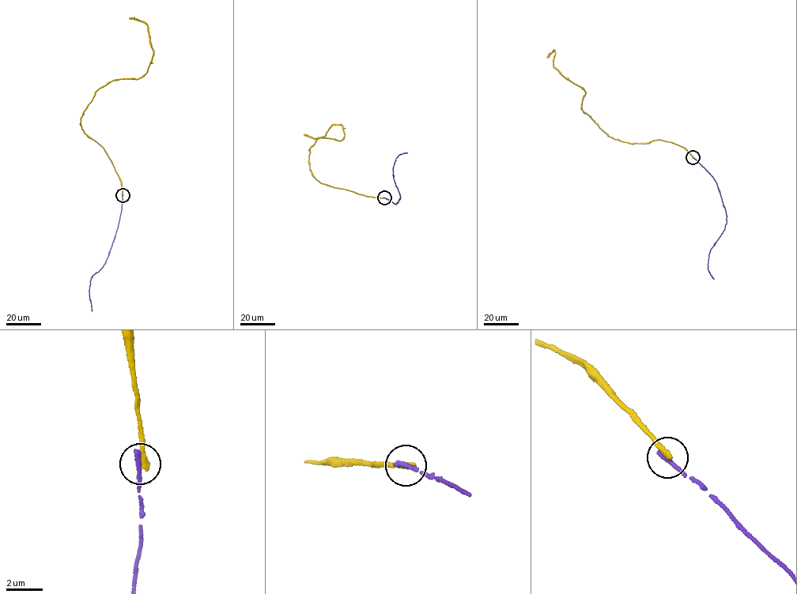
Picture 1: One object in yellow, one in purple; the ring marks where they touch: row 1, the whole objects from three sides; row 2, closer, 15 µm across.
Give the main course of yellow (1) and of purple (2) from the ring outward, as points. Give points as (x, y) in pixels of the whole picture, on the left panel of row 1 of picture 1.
1: (122, 195), (112, 163), (84, 133), (81, 118), (99, 88), (146, 72), (153, 51), (148, 26), (129, 18)
2: (122, 195), (118, 228), (109, 254), (102, 268), (91, 279), (88, 291), (92, 311)

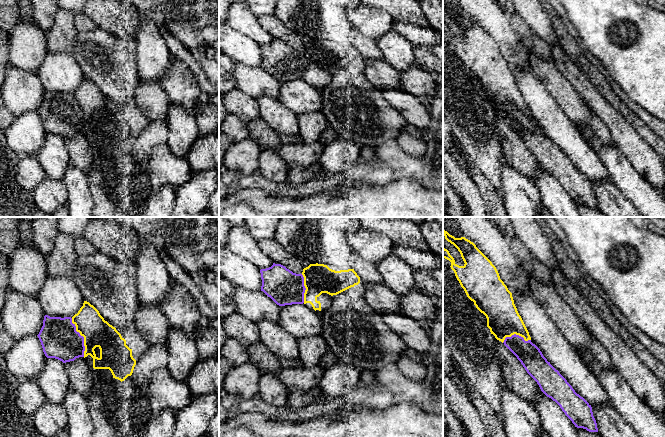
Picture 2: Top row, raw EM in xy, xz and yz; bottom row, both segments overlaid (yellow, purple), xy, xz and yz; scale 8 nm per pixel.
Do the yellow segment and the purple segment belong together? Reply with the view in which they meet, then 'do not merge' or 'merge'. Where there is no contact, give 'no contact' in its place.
xy | do not merge

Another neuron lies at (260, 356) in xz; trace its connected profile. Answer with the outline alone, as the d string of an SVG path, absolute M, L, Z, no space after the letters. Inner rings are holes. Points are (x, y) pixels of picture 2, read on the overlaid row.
M257 342L247 348L249 361L261 372L278 376L281 369L279 358L273 354L264 344Z

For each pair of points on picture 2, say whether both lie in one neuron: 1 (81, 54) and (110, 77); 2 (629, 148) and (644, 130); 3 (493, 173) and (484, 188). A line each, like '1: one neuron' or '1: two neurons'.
1: one neuron
2: two neurons
3: two neurons

